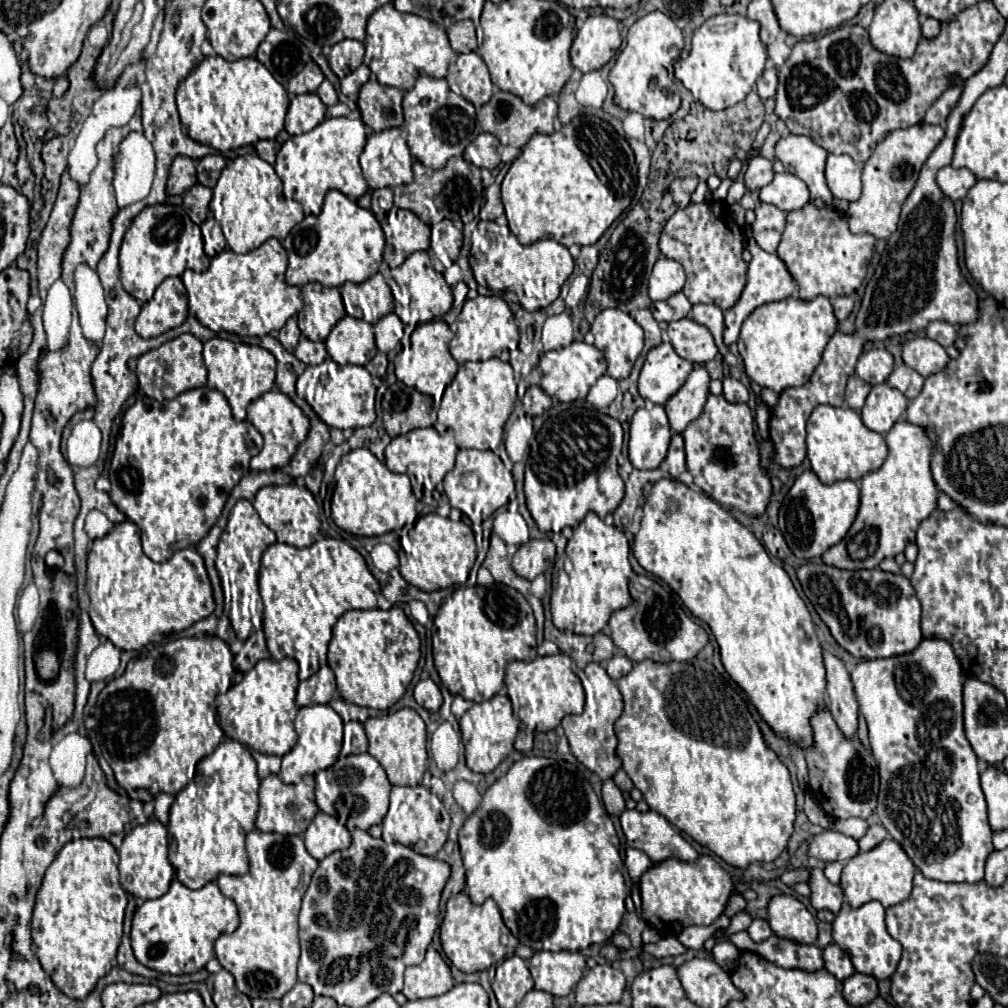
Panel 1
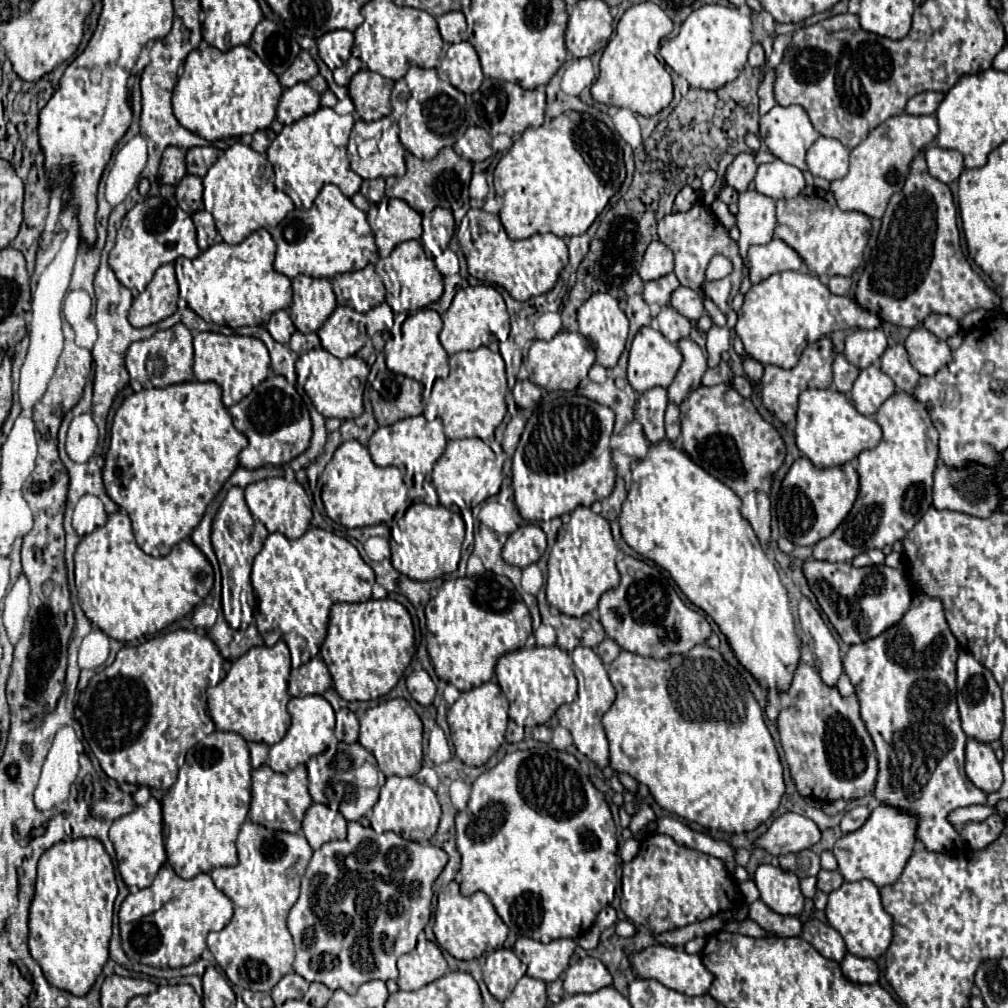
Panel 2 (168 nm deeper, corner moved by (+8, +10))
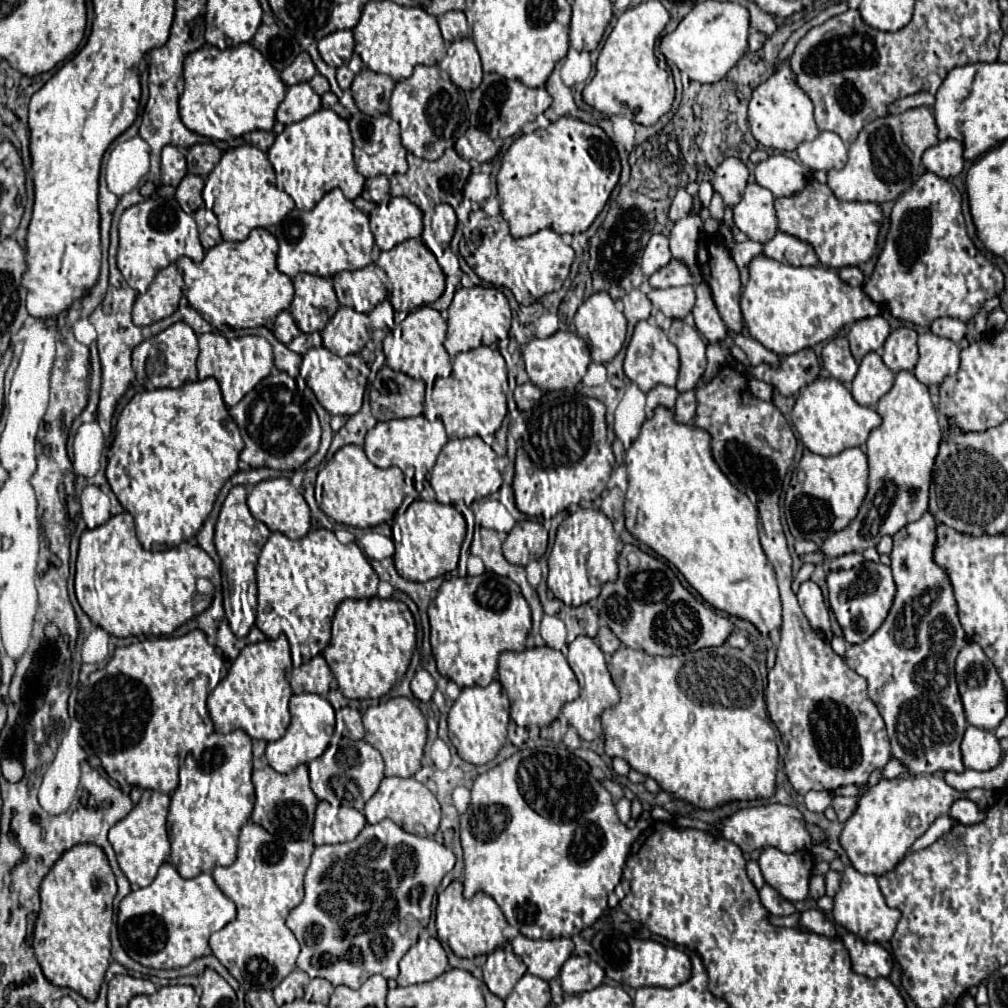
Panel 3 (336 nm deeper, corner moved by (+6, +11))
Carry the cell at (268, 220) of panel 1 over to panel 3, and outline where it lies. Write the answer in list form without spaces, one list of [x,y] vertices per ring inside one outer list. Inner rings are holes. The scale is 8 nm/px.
[[[240,145],[222,155],[205,180],[202,198],[205,207],[218,217],[224,241],[244,241],[252,229],[276,225],[294,209],[292,197],[276,187],[274,169],[266,153],[254,145]]]

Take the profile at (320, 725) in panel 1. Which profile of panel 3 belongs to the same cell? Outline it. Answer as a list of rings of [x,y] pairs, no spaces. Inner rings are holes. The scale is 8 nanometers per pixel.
[[[316,693],[292,695],[290,715],[292,715],[292,723],[290,723],[286,735],[278,741],[268,743],[266,753],[264,753],[268,759],[268,765],[272,769],[276,769],[278,773],[292,773],[298,765],[310,763],[316,757],[320,757],[324,753],[324,749],[328,747],[330,737],[334,733],[334,709],[322,695],[316,695]]]

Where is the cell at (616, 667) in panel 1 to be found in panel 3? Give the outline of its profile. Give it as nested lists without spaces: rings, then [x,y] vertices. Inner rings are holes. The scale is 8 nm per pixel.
[[[600,627],[596,639],[598,639],[600,649],[602,649],[606,655],[612,655],[612,653],[620,647],[620,639],[618,639],[608,627]]]

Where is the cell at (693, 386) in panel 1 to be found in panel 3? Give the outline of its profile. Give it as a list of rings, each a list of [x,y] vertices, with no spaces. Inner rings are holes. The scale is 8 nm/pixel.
[[[674,319],[666,335],[680,353],[680,377],[676,389],[680,393],[690,391],[706,369],[706,343],[694,327],[684,323],[684,319]]]

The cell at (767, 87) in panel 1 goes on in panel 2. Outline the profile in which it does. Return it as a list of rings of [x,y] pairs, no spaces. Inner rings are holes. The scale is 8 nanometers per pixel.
[[[754,44],[752,50],[750,50],[750,56],[748,56],[748,64],[750,64],[752,68],[762,68],[764,62],[766,62],[766,58],[764,58],[762,46],[760,46],[760,44]]]

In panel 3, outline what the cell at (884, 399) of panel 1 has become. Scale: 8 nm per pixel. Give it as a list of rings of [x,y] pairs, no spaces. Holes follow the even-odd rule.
[[[868,353],[852,381],[852,397],[866,407],[876,407],[878,399],[892,389],[894,373],[884,365],[878,353]]]

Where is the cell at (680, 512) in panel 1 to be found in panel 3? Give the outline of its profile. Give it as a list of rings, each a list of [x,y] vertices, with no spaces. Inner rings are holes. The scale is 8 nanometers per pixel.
[[[660,405],[654,409],[652,419],[642,423],[640,435],[630,449],[626,449],[624,463],[628,469],[628,491],[624,501],[628,531],[676,565],[686,581],[712,607],[754,623],[762,633],[780,627],[782,603],[774,569],[770,567],[758,541],[758,511],[714,463],[714,457],[710,455],[710,433],[694,425],[678,423],[674,419],[674,409]]]

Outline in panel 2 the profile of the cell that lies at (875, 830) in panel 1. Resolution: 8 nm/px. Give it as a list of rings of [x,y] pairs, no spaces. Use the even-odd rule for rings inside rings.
[[[856,806],[856,808],[852,808],[850,812],[844,814],[844,818],[842,818],[842,822],[840,822],[842,832],[844,832],[844,834],[856,832],[858,828],[864,826],[864,822],[868,820],[868,816],[870,816],[870,808],[866,808],[866,806]]]

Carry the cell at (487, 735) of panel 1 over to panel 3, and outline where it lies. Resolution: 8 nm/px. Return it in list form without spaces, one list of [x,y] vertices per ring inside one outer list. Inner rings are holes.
[[[498,681],[486,687],[466,687],[448,711],[448,737],[456,747],[458,755],[474,765],[486,765],[502,749],[510,723],[510,703]]]

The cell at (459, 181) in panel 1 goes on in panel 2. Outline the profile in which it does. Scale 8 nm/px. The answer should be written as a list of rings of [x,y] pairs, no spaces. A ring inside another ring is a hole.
[[[442,148],[438,156],[432,160],[420,160],[408,154],[406,156],[406,174],[400,178],[386,180],[386,196],[408,202],[420,214],[428,214],[436,206],[458,210],[462,208],[464,202],[468,202],[470,176],[472,176],[472,162],[460,158],[452,148]]]

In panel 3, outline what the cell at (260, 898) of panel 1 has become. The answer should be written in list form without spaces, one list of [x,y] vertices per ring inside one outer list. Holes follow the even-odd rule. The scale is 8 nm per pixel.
[[[248,821],[240,831],[236,861],[212,871],[220,891],[236,903],[238,915],[236,921],[212,933],[210,949],[246,991],[272,991],[296,969],[300,945],[284,921],[304,899],[304,873],[312,851],[312,841],[280,841]]]

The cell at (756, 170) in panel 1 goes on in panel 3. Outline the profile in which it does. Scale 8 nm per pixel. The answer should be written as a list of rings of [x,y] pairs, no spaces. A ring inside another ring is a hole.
[[[726,157],[718,165],[718,169],[714,171],[712,187],[716,193],[722,195],[724,207],[734,207],[738,203],[738,199],[742,199],[746,179],[748,179],[748,169],[736,157]]]

